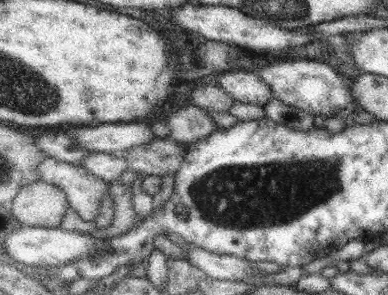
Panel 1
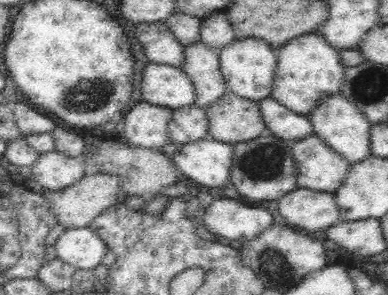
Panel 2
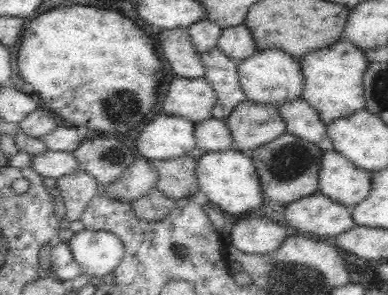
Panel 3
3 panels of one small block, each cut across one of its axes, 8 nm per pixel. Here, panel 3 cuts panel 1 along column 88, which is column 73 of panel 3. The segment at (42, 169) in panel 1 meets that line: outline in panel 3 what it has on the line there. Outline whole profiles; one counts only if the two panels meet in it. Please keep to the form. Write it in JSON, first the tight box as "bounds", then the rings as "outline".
{"bounds":[56,168,98,222],"outline":[[[80,168],[74,170],[74,174],[70,174],[68,178],[64,176],[56,182],[58,182],[56,188],[60,190],[60,194],[64,198],[68,222],[80,220],[82,212],[86,212],[88,202],[98,194],[98,182]]]}

